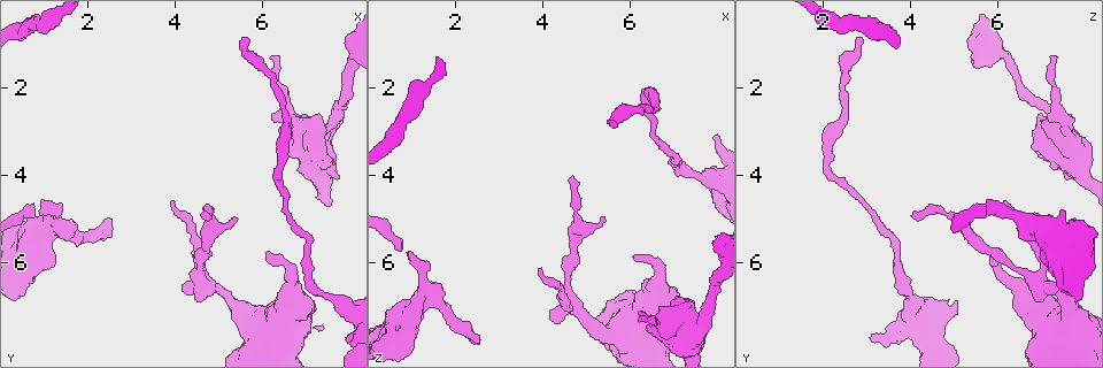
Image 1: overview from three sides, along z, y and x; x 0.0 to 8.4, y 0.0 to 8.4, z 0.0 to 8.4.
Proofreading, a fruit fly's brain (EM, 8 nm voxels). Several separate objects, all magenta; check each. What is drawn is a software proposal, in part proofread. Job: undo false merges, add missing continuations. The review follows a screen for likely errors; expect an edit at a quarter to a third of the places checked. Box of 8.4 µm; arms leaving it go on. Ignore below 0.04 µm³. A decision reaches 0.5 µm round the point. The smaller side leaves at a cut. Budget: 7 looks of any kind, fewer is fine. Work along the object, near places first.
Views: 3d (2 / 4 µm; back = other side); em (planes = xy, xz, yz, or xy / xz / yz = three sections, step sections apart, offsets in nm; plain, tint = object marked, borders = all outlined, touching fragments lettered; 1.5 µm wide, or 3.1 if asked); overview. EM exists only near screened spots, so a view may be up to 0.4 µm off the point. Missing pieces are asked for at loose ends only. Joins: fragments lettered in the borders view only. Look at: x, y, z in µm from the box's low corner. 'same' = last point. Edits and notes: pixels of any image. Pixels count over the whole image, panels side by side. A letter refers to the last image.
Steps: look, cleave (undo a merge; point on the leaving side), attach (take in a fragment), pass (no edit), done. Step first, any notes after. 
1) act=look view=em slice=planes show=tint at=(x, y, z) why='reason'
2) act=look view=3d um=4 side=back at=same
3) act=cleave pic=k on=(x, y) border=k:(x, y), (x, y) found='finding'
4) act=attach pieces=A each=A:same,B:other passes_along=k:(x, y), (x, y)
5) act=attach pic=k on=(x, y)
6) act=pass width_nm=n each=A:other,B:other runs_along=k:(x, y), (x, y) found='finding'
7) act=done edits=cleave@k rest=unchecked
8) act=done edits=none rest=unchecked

act=look view=3d um=4 at=(6.10, 5.75, 5.95) why='free end'

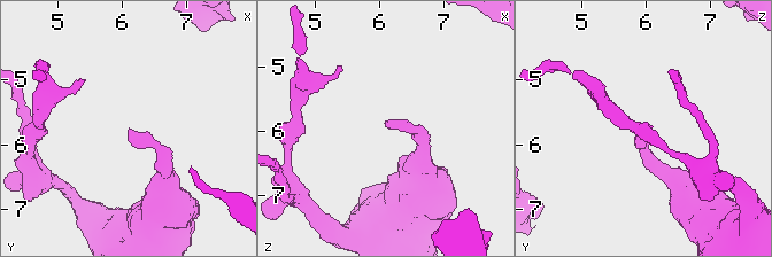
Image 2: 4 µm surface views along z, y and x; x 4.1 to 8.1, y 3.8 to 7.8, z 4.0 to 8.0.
act=look view=em slice=planes show=borders at=(6.15, 5.75, 5.95) why='now the EM'

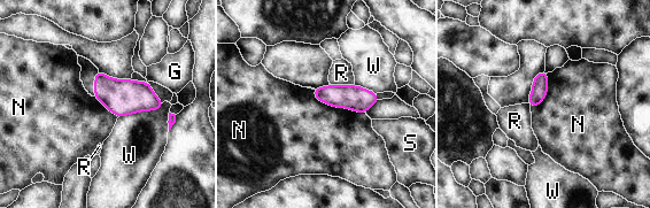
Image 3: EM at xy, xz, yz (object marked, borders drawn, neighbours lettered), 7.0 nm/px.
act=pass each=G:other,N:other,R:other,S:other,W:other border=3:(312, 90), (324, 104), (365, 114) found='none of them fits'

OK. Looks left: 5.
act=look view=em slice=planes show=tint at=(6.35, 1.30, 7.40) why='thin end'

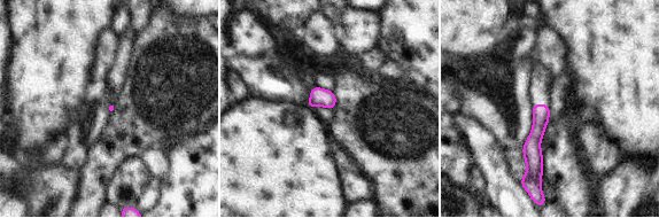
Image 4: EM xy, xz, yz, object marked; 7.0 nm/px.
act=look view=em slice=planes show=borders at=same

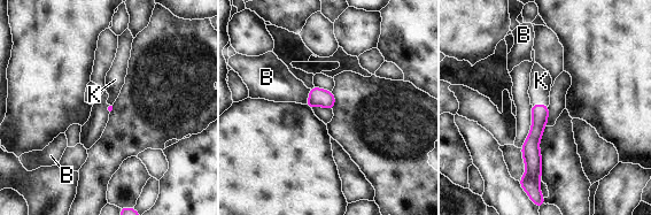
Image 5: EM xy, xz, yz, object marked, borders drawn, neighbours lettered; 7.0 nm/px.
act=attach pieces=K each=B:other,K:same passes_along=5:(540, 112), (540, 104), (541, 81) found='it goes on there'

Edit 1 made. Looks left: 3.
act=look view=overview

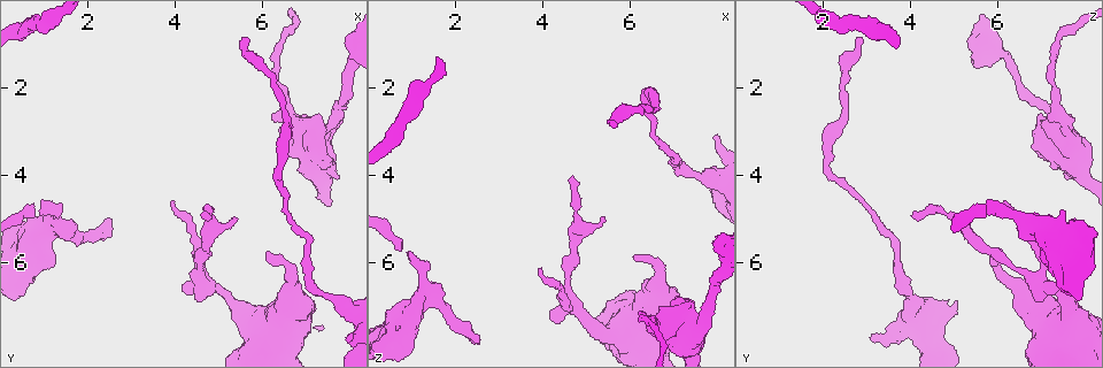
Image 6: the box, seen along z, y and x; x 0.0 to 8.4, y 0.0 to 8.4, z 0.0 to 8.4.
act=look view=em slice=xz step=8 show=borders at=(2.55, 5.05, 7.80) why='branch stops here'

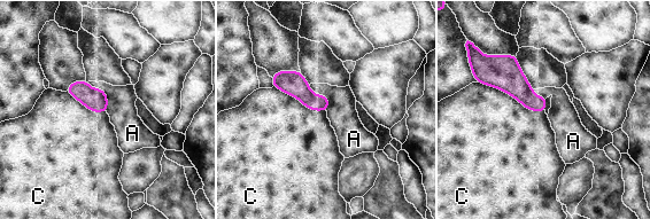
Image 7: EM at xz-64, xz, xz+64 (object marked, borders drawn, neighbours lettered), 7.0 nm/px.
act=look view=em slice=planes show=borders at=same

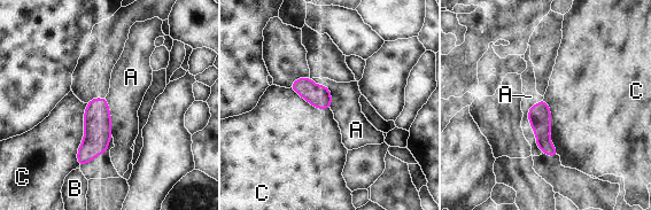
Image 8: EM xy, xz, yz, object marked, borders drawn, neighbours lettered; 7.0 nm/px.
act=attach pieces=A longest_contact=C:460nm each=A:same,B:other,C:other passes_along=8:(539, 115), (529, 123), (531, 96) found='the neuron continues'

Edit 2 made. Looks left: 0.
act=done edits=attach@5,attach@8 rest=unchecked

